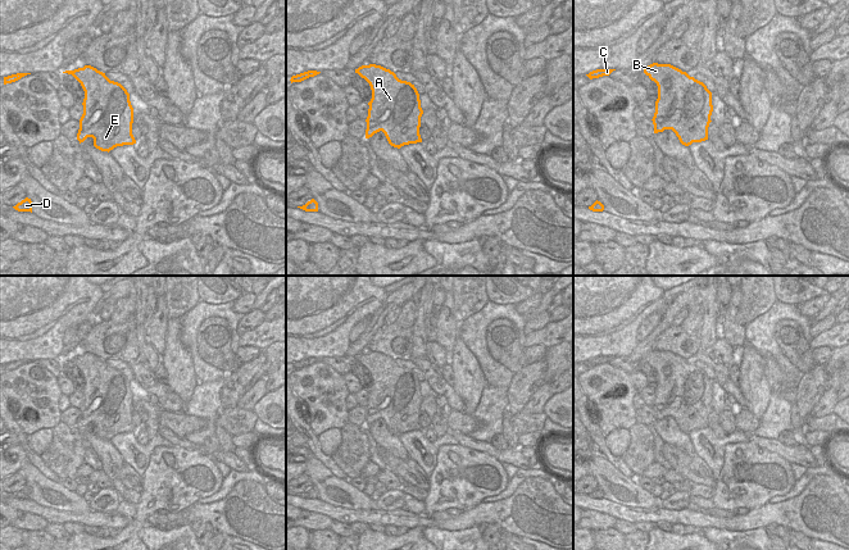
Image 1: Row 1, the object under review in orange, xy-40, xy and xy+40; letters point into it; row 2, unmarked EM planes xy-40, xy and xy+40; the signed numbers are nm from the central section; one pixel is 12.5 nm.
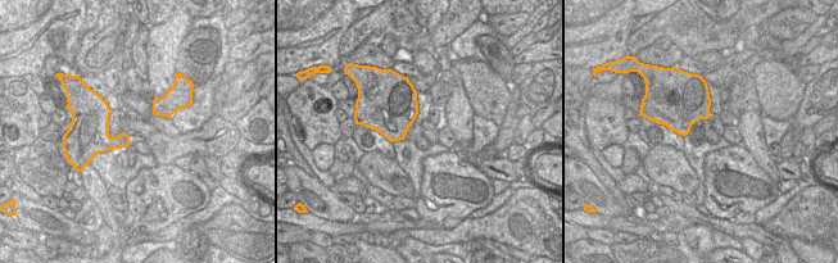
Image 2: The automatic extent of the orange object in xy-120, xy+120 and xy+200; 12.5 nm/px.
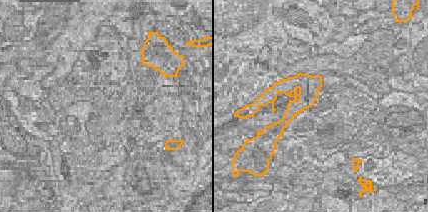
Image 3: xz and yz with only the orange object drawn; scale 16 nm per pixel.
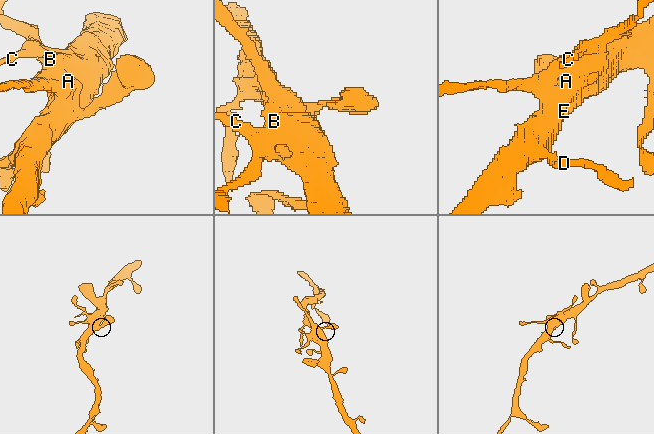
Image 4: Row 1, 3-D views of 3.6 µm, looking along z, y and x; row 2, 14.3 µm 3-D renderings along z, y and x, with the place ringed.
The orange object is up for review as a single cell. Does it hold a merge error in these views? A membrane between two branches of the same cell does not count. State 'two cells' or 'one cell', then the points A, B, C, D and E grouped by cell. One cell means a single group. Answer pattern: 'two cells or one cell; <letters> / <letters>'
one cell; A B C D E

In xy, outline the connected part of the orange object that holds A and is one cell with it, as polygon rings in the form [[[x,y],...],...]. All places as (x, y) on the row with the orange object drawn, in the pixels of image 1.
[[[376,64],[362,65],[355,73],[364,78],[372,90],[366,138],[382,131],[389,144],[398,149],[422,142],[419,127],[423,110],[414,85],[399,79],[390,69]]]

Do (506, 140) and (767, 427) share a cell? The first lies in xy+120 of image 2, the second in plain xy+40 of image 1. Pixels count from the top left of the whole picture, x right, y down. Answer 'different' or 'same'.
different

